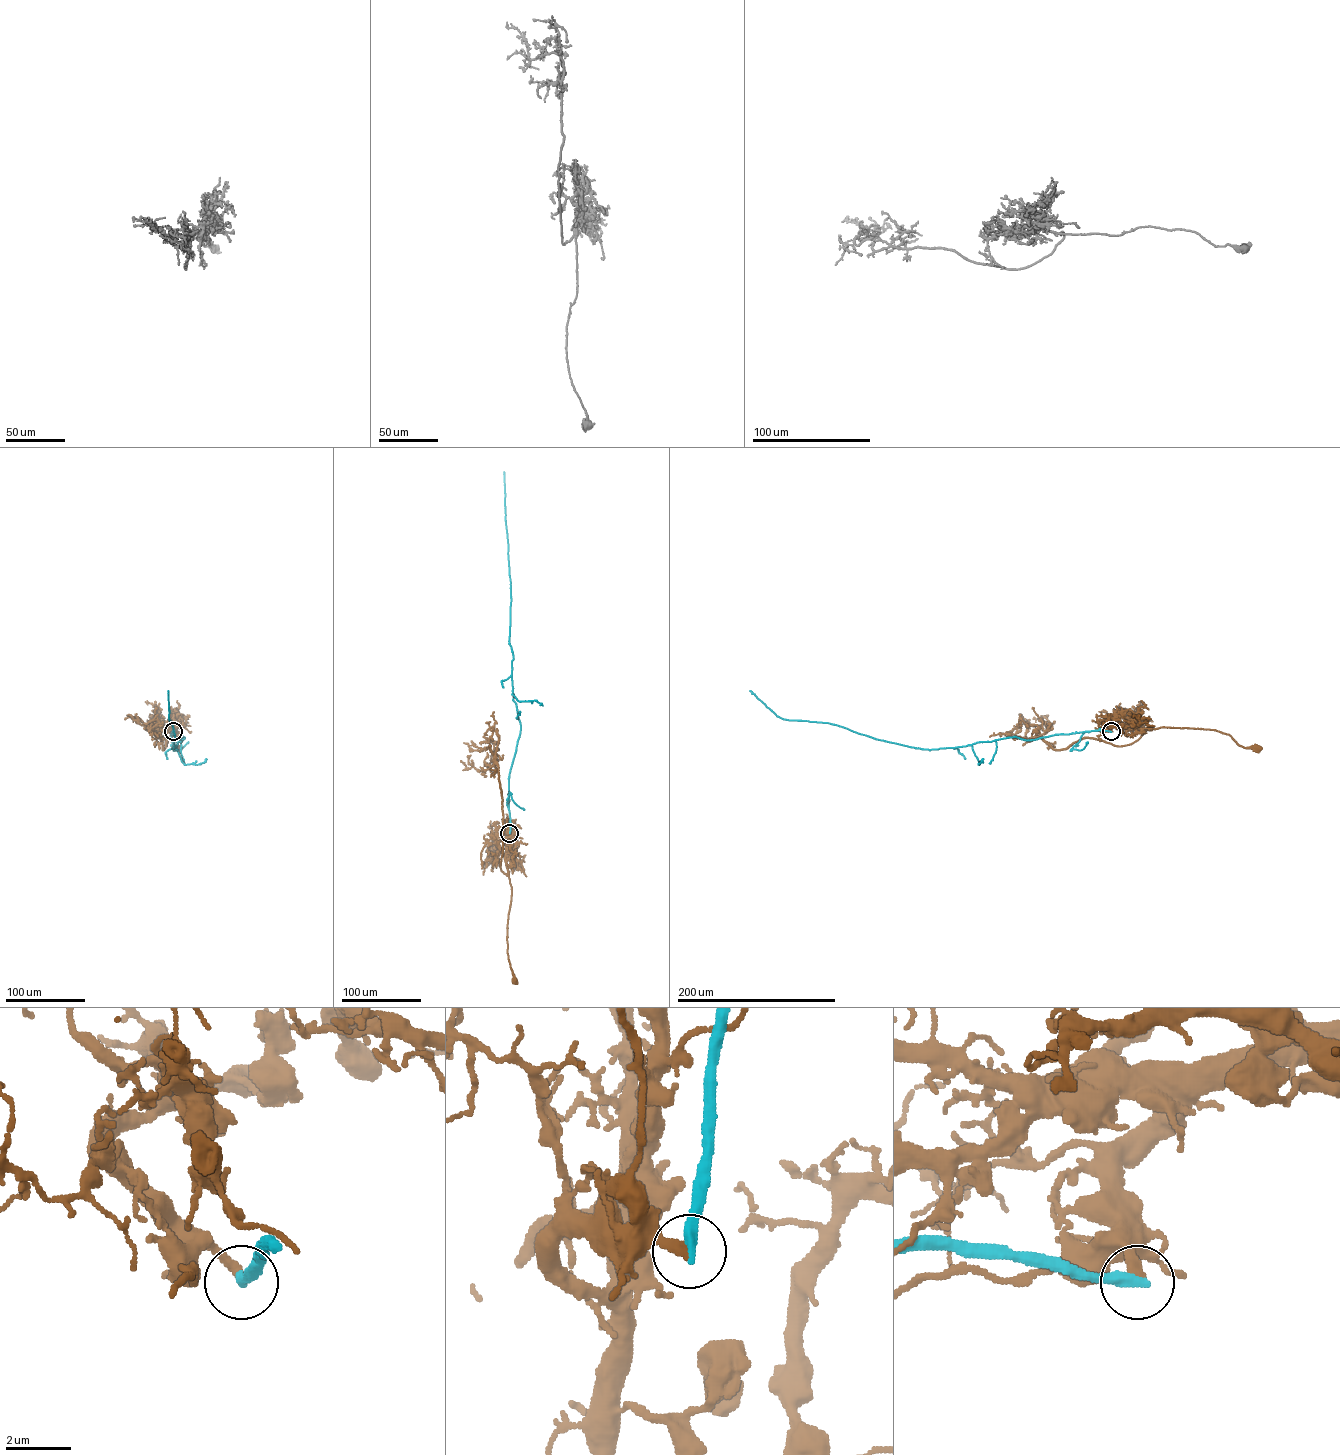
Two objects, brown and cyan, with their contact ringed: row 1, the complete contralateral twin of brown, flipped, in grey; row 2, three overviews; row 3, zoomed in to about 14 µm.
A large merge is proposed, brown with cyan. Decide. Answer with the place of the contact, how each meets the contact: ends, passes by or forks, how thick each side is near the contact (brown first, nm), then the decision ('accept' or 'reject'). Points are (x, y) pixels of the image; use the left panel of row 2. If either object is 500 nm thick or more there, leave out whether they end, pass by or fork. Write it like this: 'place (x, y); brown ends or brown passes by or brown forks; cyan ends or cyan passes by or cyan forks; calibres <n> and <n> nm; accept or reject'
place (173, 731); brown ends; cyan ends; calibres 320 and 360 nm; reject

